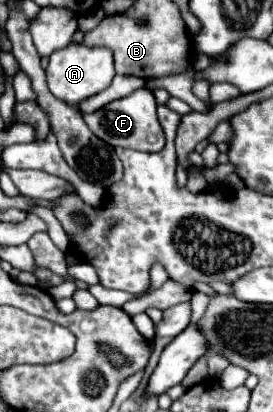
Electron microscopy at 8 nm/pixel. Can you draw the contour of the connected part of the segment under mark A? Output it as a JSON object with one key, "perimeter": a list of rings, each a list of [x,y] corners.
{"perimeter":[[[68,44],[66,48],[50,54],[46,76],[48,76],[48,88],[58,100],[78,106],[82,100],[110,86],[112,78],[116,76],[112,64],[112,52],[108,48],[86,48],[84,44]]]}

